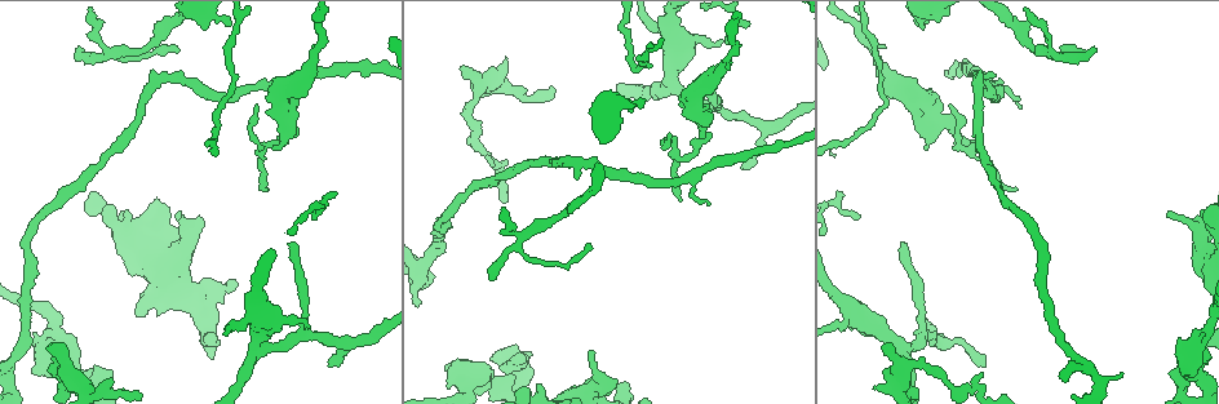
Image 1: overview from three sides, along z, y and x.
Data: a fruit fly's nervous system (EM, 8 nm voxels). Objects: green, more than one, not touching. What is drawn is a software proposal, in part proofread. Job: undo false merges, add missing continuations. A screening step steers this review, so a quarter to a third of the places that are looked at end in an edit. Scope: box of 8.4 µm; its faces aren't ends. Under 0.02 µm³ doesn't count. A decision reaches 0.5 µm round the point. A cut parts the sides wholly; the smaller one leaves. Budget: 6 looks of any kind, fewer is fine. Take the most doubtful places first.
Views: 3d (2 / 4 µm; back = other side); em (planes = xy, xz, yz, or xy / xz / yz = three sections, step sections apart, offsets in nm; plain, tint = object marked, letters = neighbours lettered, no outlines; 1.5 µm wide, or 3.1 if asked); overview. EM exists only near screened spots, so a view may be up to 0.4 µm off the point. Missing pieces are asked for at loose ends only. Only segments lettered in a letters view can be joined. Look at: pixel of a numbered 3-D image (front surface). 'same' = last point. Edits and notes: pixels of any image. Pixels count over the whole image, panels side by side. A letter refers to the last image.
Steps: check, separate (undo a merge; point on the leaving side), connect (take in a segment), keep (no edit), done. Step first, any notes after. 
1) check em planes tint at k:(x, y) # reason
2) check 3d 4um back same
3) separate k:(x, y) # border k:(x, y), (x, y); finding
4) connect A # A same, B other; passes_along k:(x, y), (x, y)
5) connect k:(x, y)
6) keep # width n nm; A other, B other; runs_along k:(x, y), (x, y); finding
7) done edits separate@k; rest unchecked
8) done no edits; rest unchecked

check 3d 2um at 1:(181, 215) # an open end

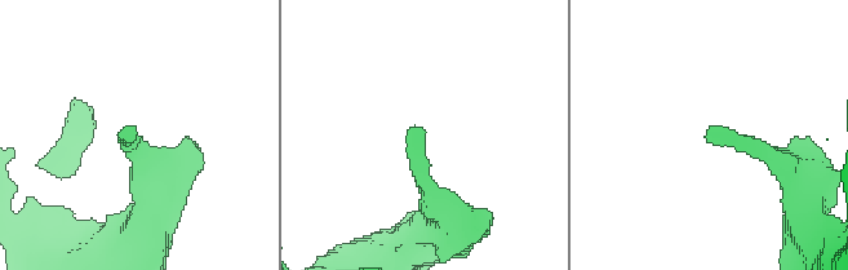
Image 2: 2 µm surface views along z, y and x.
check em xy step 4 letters at 2:(132, 132) # now the EM

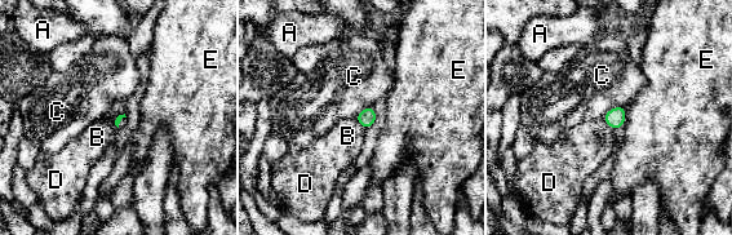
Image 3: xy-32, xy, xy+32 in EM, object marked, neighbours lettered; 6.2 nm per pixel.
check em planes letters same # cut it another way

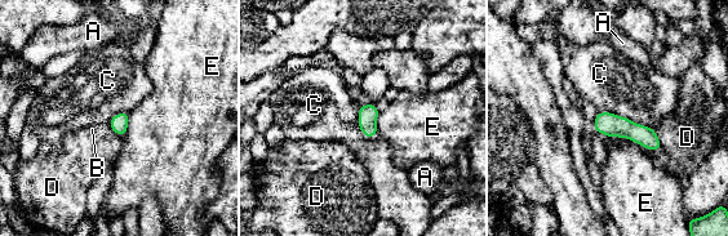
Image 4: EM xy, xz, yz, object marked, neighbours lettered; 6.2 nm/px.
keep # width 110 nm; longest_contact C 360 nm; A other, B other, C other, D other, E other; no lettered segment goes on from it

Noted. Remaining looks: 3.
check 3d 4um at 1:(478, 88)

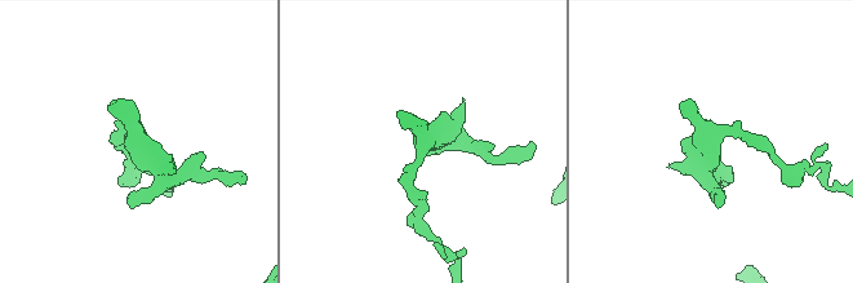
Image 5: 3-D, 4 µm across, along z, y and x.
check em xz step 8 tint at 5:(423, 140) # need the tissue

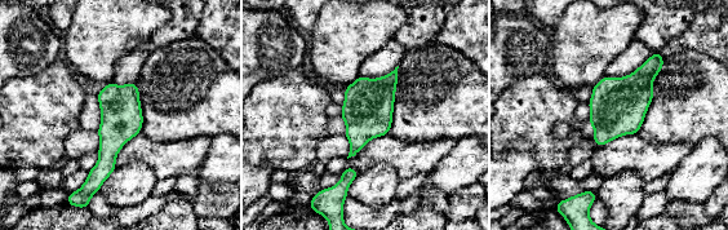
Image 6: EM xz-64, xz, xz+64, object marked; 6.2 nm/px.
check em xz step 8 letters same # see the neighbours

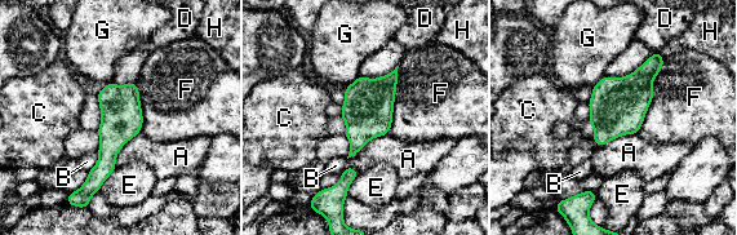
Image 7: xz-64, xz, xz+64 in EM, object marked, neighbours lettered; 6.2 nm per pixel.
keep # longest_contact F 500 nm; A other, B other, C other, D other, E other, F other, G other, H other; border 7:(387, 133), (372, 137), (347, 159); continuous, no second neuron

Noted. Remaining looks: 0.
done no edits; rest unchecked

